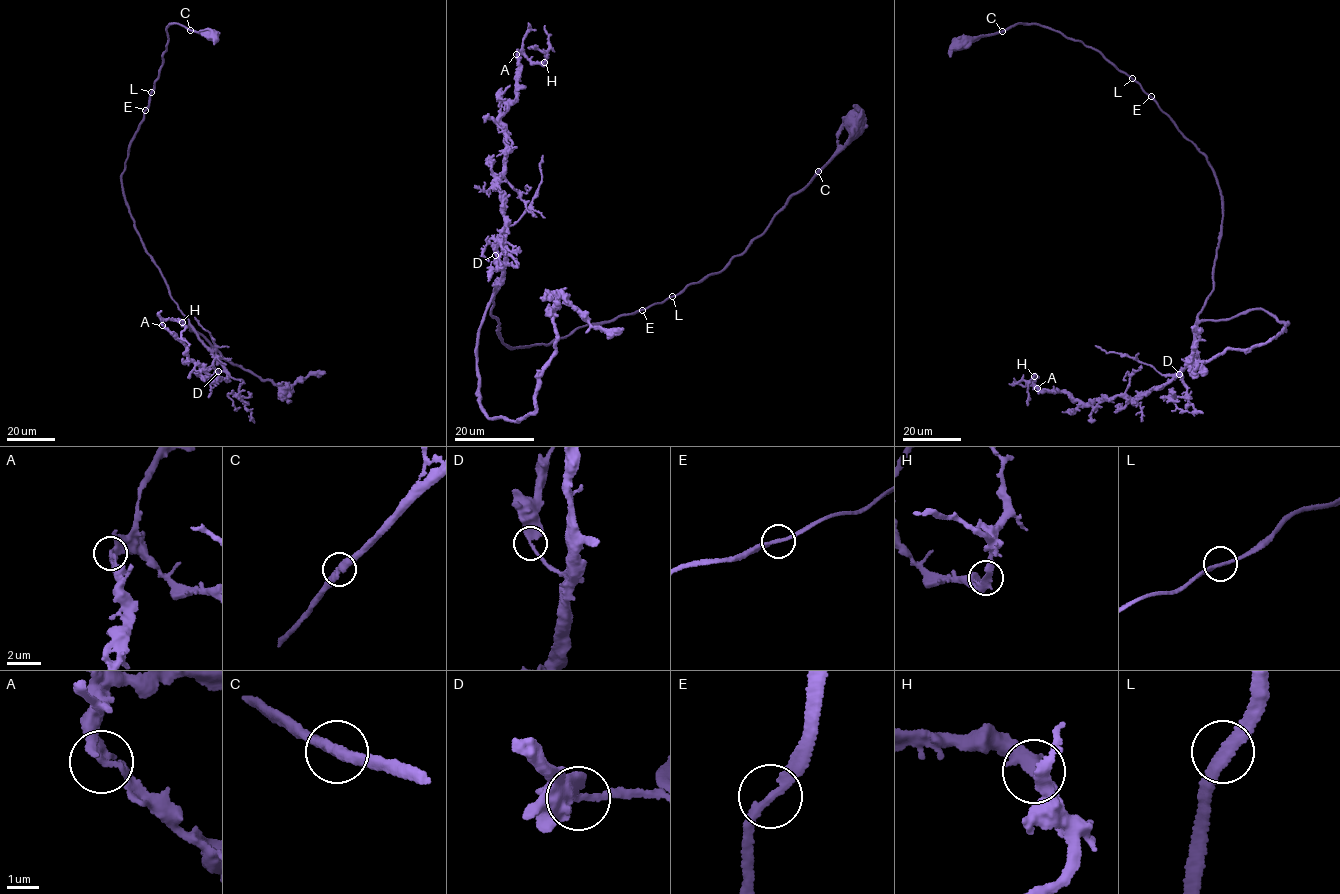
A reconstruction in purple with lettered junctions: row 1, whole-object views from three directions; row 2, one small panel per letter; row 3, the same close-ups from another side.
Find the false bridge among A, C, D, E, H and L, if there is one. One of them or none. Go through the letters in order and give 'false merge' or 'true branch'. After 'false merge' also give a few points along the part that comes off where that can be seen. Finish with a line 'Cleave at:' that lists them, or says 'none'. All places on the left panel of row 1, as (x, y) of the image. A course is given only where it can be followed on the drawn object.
A: true branch
C: true branch
D: true branch
E: true branch
H: true branch
L: true branch
Cleave at: none

